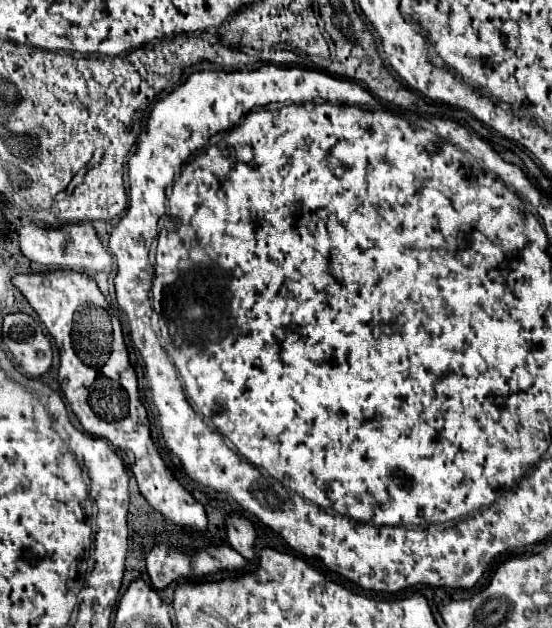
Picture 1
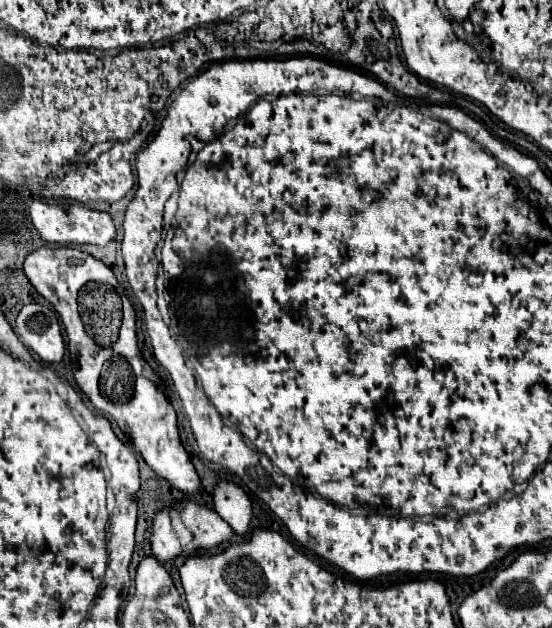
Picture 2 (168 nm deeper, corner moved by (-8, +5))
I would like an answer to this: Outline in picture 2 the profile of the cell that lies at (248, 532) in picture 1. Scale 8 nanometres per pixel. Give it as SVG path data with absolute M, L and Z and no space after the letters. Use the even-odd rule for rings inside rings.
M219 480L213 490L213 506L215 512L225 518L239 536L247 534L251 522L251 500L241 486Z

